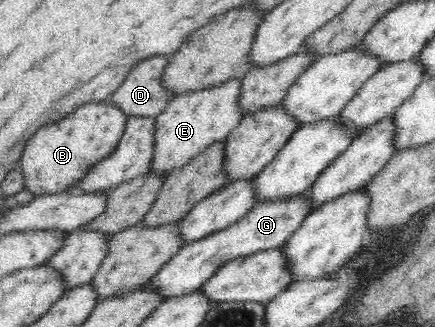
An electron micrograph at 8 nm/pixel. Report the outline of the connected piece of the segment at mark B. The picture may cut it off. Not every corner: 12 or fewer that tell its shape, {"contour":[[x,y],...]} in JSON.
{"contour":[[85,104],[41,126],[19,172],[33,196],[61,193],[108,155],[127,116]]}

